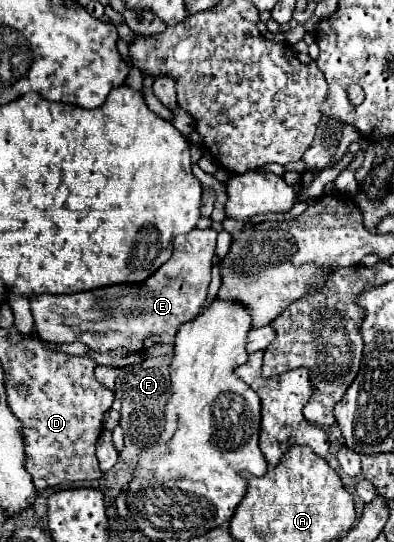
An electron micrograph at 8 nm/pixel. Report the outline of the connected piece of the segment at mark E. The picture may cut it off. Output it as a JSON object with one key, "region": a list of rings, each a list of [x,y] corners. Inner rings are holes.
{"region":[[[193,229],[187,235],[173,239],[171,259],[155,271],[143,285],[111,285],[75,295],[35,295],[31,311],[35,331],[43,341],[73,343],[79,341],[97,353],[125,347],[135,353],[143,345],[149,349],[155,343],[173,343],[179,325],[195,319],[211,283],[211,259],[215,253],[217,231]]]}

